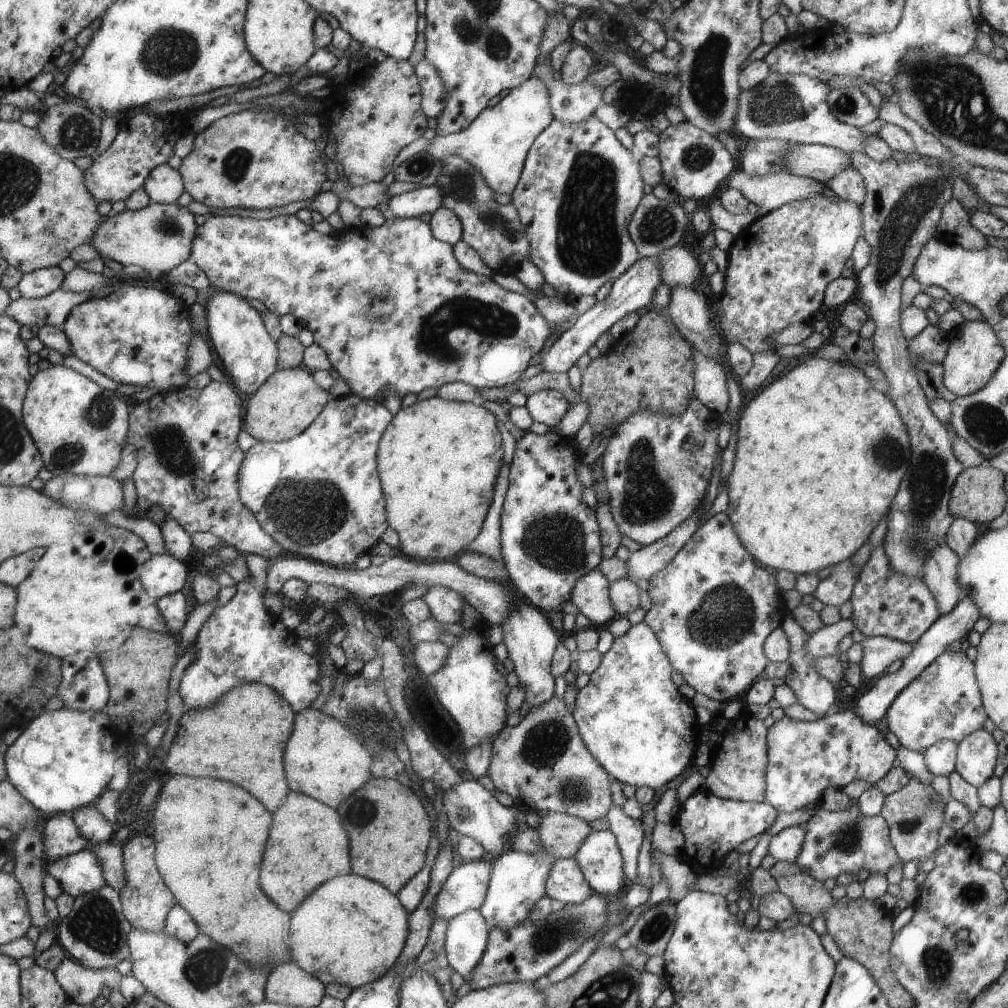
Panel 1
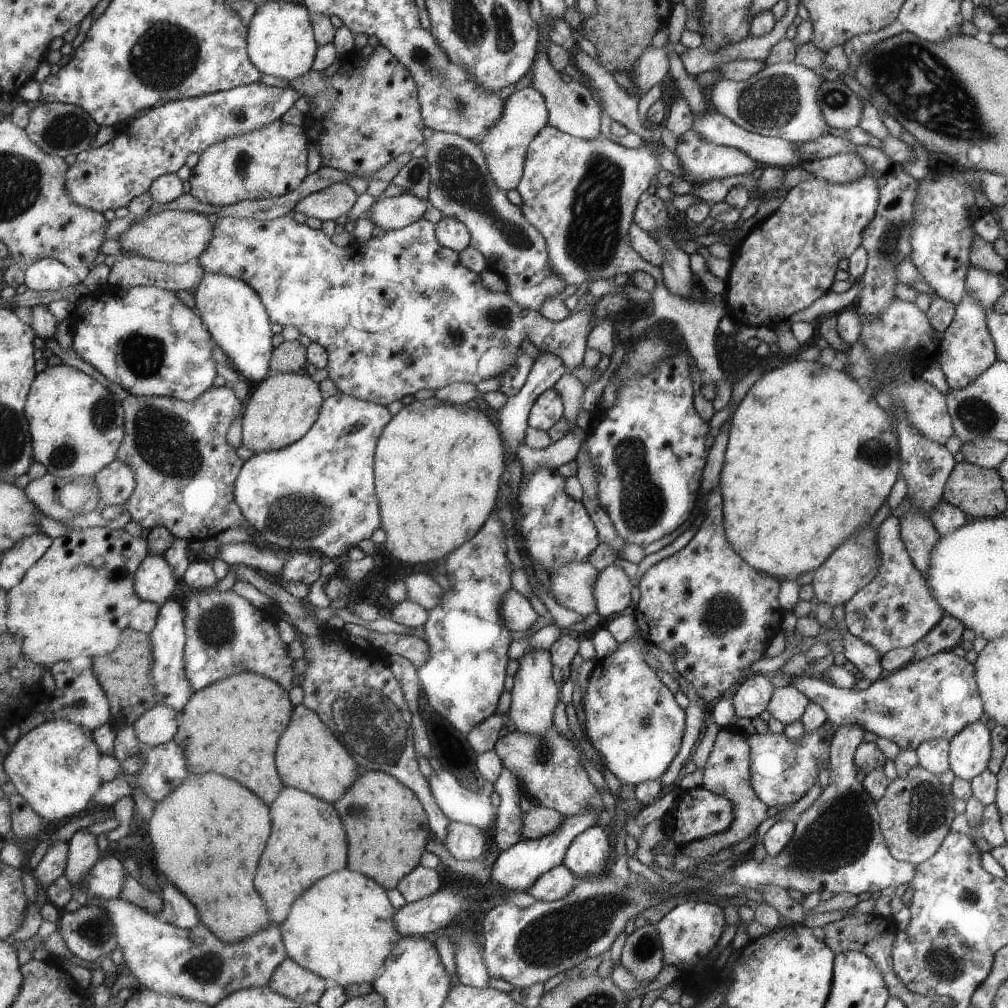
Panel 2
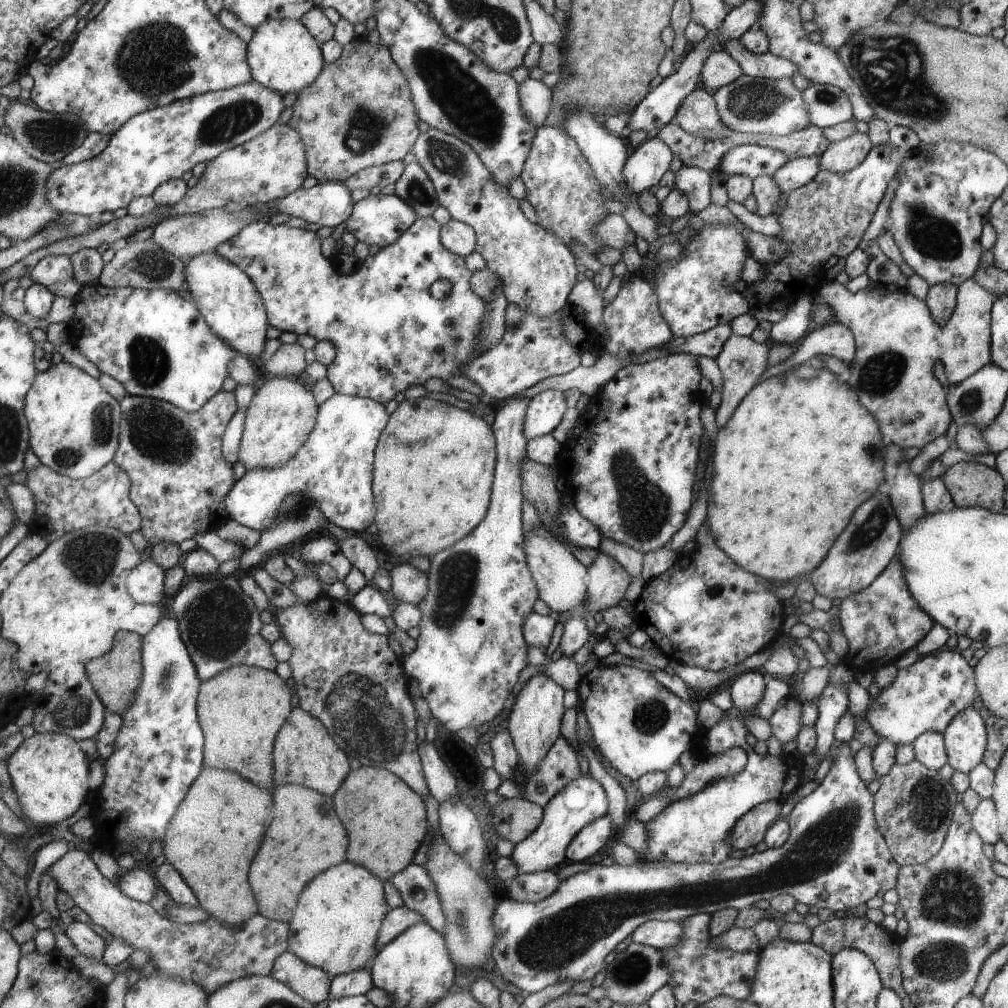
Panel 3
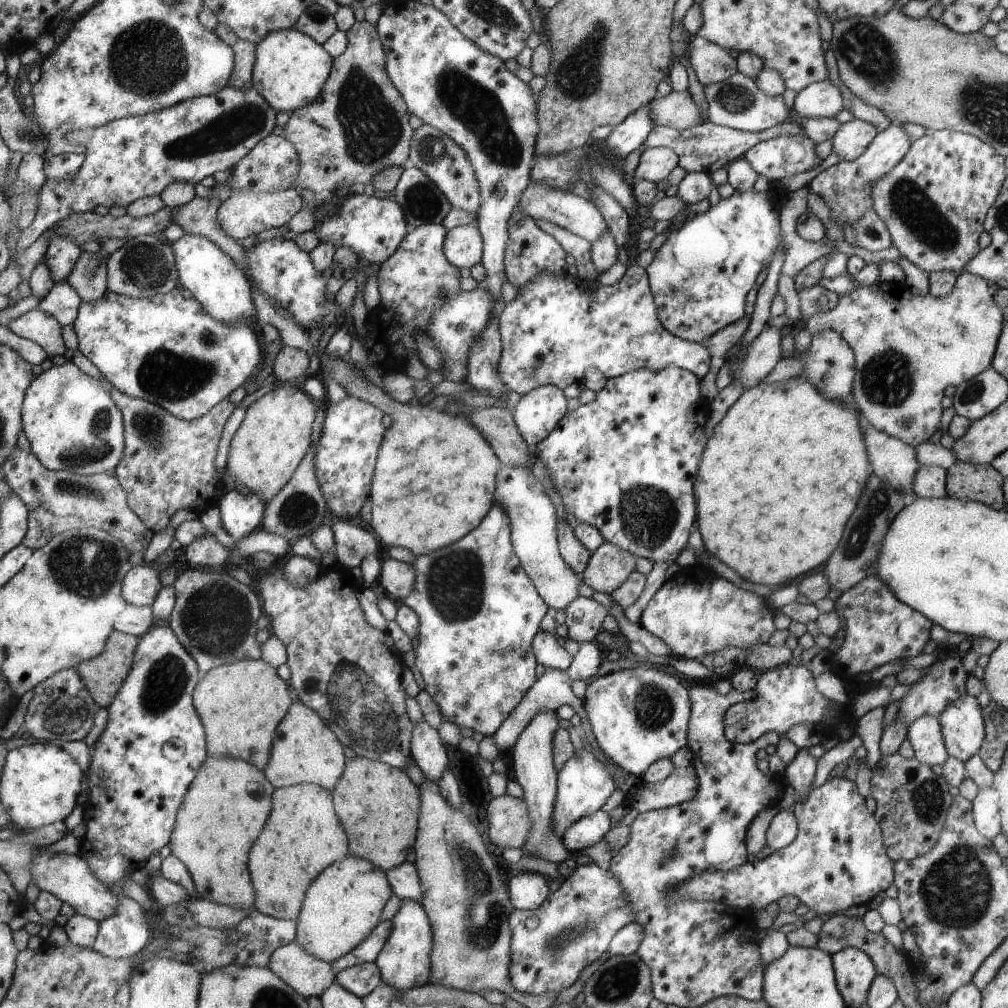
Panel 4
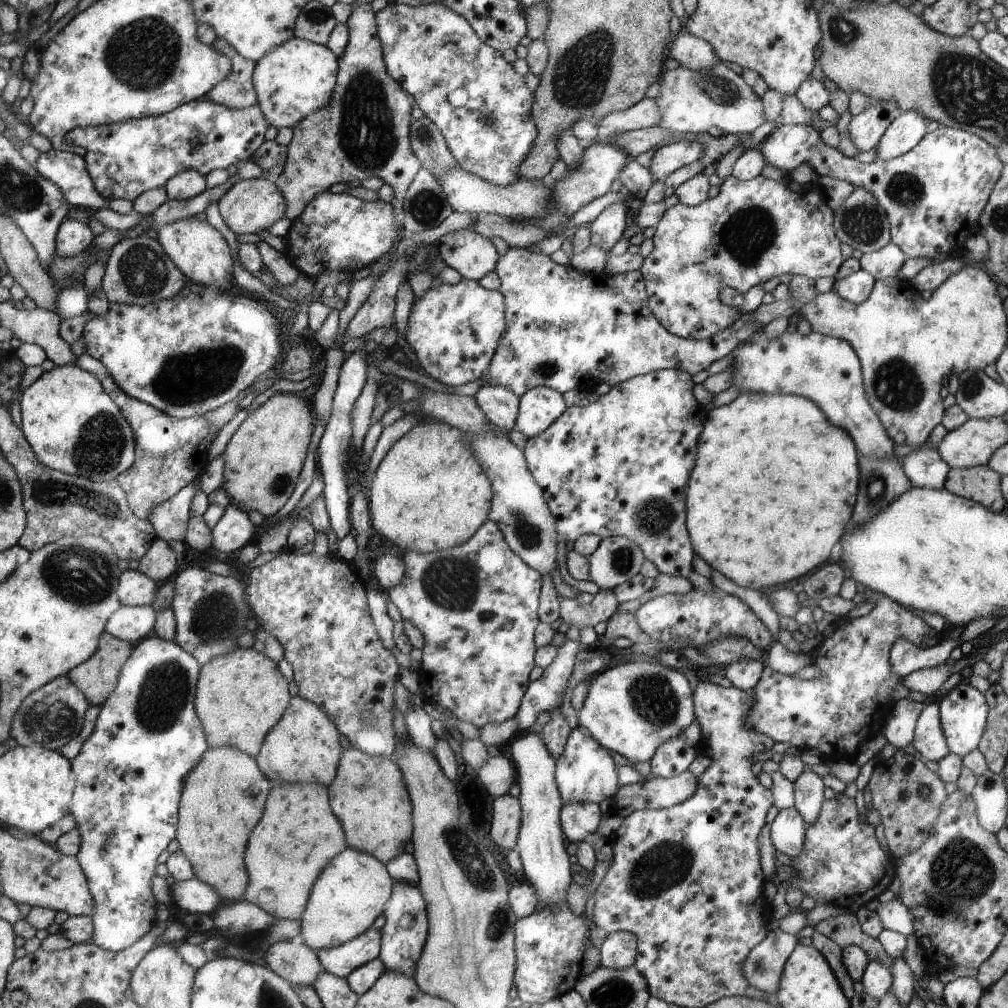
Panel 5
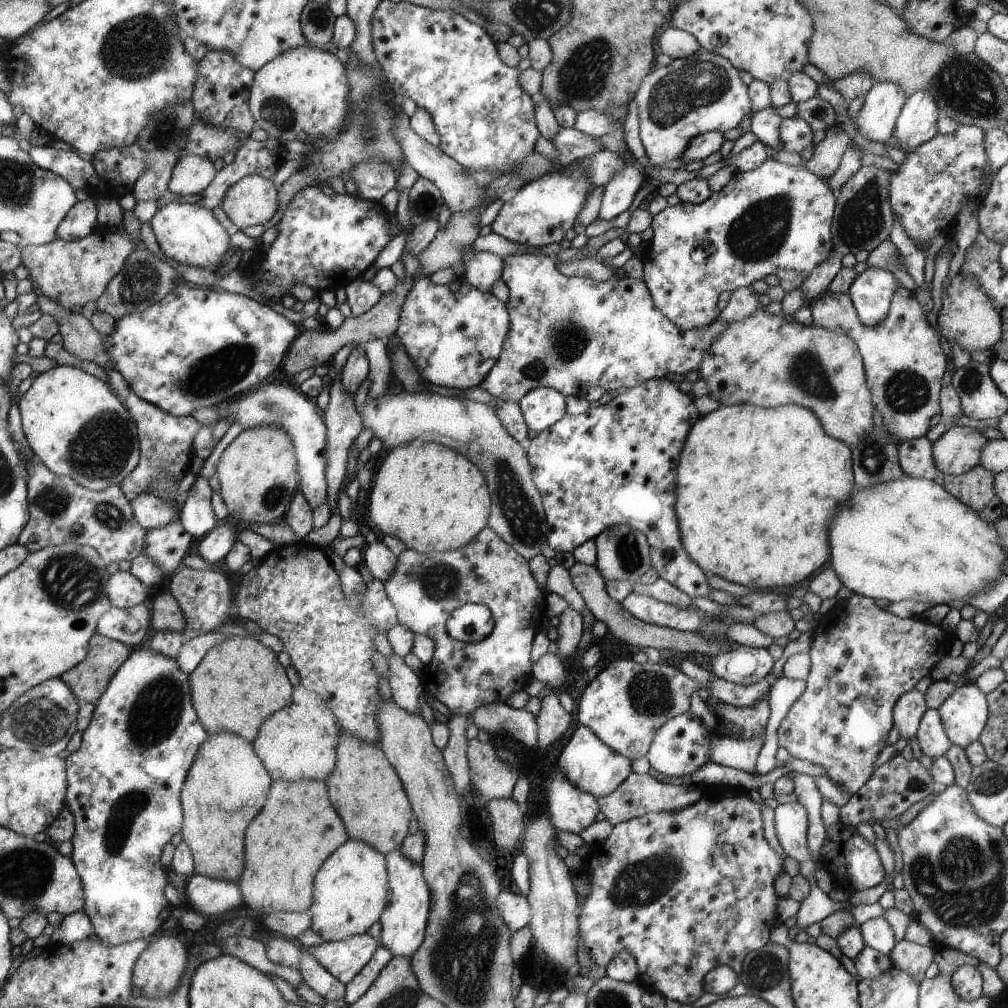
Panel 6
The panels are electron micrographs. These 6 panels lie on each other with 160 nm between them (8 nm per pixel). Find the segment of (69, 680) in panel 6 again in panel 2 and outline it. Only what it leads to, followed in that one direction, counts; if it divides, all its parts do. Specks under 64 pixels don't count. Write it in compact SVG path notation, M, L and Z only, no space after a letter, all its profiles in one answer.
M128 628L120 646L109 654L94 657L94 668L101 686L108 694L112 708L112 722L121 728L135 726L150 708L157 706L156 684L153 680L154 646L149 633Z

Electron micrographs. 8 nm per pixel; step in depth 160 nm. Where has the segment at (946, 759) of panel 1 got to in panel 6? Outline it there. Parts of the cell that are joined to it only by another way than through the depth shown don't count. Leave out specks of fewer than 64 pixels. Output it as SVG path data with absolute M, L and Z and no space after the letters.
M925 709L915 737L922 754L926 754L932 759L944 755L952 745L936 709Z

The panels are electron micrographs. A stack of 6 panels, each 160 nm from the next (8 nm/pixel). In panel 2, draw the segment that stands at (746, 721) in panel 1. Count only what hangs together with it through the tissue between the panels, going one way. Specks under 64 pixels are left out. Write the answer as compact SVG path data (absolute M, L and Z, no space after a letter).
M721 727L713 741L713 749L705 762L702 772L701 787L725 796L733 804L733 821L729 827L721 833L707 836L705 839L685 843L680 846L677 852L693 860L703 860L706 856L715 855L721 849L732 846L753 835L758 826L766 819L766 812L769 809L751 790L749 786L750 750L745 742L745 735L734 727Z

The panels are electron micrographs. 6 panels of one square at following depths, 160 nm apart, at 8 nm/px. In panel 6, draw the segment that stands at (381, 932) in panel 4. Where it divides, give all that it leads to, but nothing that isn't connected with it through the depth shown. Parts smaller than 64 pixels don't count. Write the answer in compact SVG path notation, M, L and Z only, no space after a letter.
M367 933L338 941L325 941L313 948L301 940L293 941L299 943L300 948L313 952L320 963L343 984L348 983L368 963L379 946L379 942Z

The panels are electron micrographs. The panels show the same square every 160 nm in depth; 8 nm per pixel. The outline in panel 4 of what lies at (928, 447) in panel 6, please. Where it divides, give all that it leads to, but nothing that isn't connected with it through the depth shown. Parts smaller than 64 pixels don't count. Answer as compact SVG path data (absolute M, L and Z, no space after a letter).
M918 466L913 476L911 492L915 497L946 497L946 469L939 466Z

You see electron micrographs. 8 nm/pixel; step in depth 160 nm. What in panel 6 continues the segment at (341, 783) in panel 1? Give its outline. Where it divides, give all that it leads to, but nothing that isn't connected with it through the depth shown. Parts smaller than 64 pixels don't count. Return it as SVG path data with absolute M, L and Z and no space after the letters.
M302 684L294 687L294 695L287 707L273 715L265 732L254 743L257 754L265 760L273 778L301 780L301 778L319 778L327 780L336 760L336 744L339 725L332 709L316 692Z

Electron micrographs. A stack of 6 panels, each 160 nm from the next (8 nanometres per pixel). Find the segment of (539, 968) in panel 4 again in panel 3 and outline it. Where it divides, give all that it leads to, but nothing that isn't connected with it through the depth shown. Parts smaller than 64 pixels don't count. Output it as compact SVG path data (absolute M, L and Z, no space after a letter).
M841 743L839 746L831 746L828 751L828 756L831 756L831 767L827 772L825 778L821 780L821 783L809 793L805 798L801 798L799 802L796 802L791 812L785 820L791 826L791 835L788 840L781 846L773 849L767 849L764 852L755 852L752 856L742 856L742 858L732 858L731 856L723 860L721 864L668 864L665 867L653 866L651 868L641 868L634 865L615 865L615 866L603 866L601 864L593 866L589 870L584 872L578 872L565 878L562 882L559 882L555 891L547 896L544 900L539 900L535 903L523 903L513 901L511 899L501 900L500 904L497 904L496 911L493 912L492 922L493 930L497 934L495 942L493 942L493 950L491 951L491 958L495 961L494 970L505 981L510 982L517 988L521 989L524 994L532 994L543 990L553 984L561 984L563 980L584 981L585 978L595 978L595 974L599 974L601 966L603 966L603 960L607 954L615 949L615 946L625 939L631 932L635 931L636 926L640 926L643 922L649 920L659 921L681 921L688 918L693 914L704 913L713 914L716 911L721 911L725 908L731 908L735 911L739 911L743 908L749 908L751 905L760 900L771 900L775 896L785 895L791 896L796 903L803 903L807 906L815 906L817 909L826 908L831 913L839 911L843 914L845 910L857 907L860 904L864 904L871 896L885 893L885 890L889 888L895 889L895 880L899 875L900 866L897 866L896 862L892 860L892 856L889 853L887 842L884 841L884 836L877 828L876 820L873 820L873 796L869 794L869 790L865 788L865 784L859 780L857 772L855 770L855 764L853 764L853 754L849 752L848 744Z

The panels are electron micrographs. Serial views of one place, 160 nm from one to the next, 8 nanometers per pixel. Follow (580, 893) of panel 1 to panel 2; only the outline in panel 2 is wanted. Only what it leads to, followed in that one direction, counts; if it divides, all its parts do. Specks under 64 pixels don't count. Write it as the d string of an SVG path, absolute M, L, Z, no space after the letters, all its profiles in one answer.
M559 864L533 882L527 894L537 901L555 901L563 898L573 886L575 886L574 875L563 864Z

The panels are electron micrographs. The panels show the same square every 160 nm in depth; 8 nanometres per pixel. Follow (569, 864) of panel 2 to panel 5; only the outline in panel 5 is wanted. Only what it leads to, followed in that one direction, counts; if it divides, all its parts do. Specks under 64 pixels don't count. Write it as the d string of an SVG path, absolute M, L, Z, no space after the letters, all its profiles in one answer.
M569 803L560 812L560 824L570 842L591 840L601 822L597 803Z

